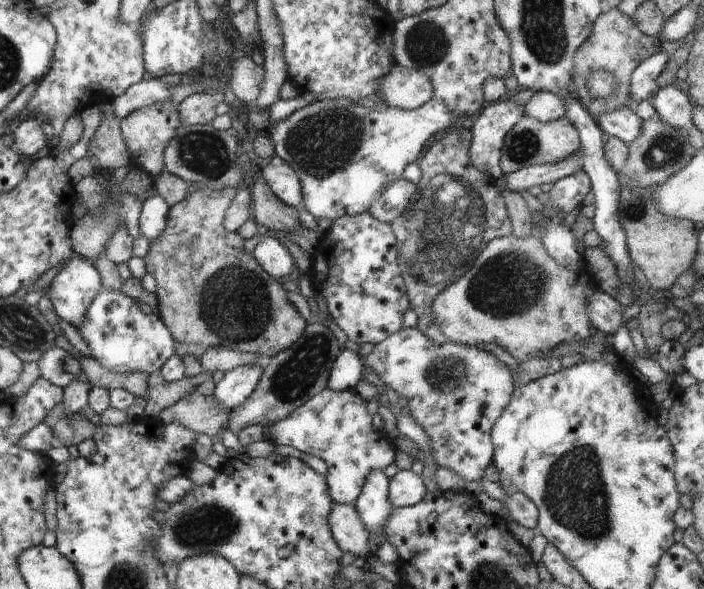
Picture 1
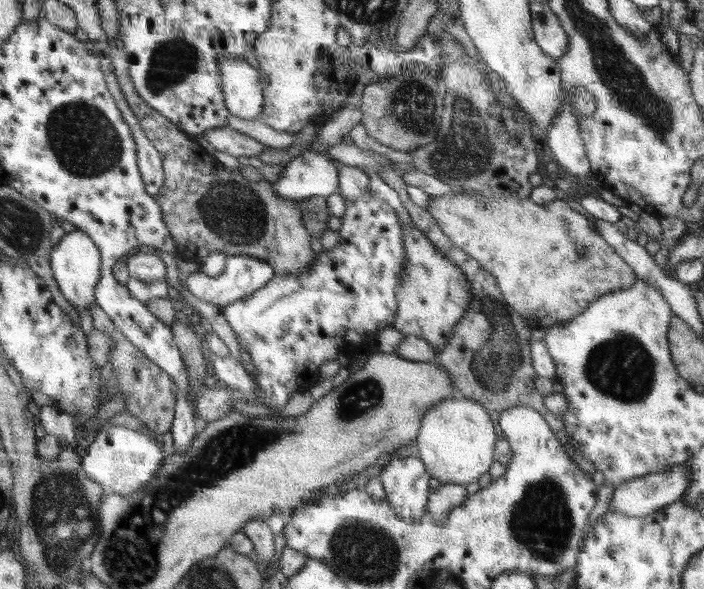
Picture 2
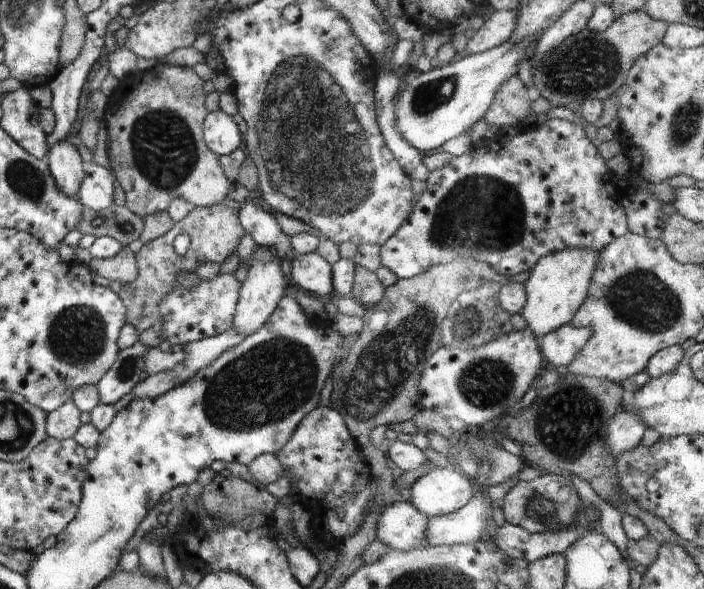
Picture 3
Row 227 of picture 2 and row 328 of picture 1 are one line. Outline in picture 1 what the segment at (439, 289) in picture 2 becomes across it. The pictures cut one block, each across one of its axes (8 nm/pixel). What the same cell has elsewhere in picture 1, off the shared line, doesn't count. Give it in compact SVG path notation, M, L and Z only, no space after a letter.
M402 327L381 343L375 344L372 352L363 360L367 368L374 370L378 378L401 397L410 407L409 415L424 428L430 438L430 448L436 464L457 472L466 481L481 481L486 468L493 463L491 430L500 413L510 404L514 384L510 368L495 354L483 347L472 347L448 341L434 344L416 327Z

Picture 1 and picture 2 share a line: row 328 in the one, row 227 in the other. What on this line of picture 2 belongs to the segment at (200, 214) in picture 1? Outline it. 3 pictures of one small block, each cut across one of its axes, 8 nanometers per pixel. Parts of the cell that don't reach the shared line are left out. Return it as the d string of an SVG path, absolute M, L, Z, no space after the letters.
M112 45L110 56L117 81L125 94L129 107L136 115L140 128L163 160L165 184L156 195L156 203L160 205L164 222L168 225L170 238L174 240L176 257L200 266L212 252L222 252L226 256L250 256L261 259L272 266L276 275L302 275L312 265L315 253L310 247L310 234L302 222L300 201L281 198L273 191L272 183L265 179L255 183L242 177L240 171L227 172L224 165L216 158L212 158L194 135L174 126L171 120L156 112L141 99L133 85L133 79L129 77L129 61L124 50Z

